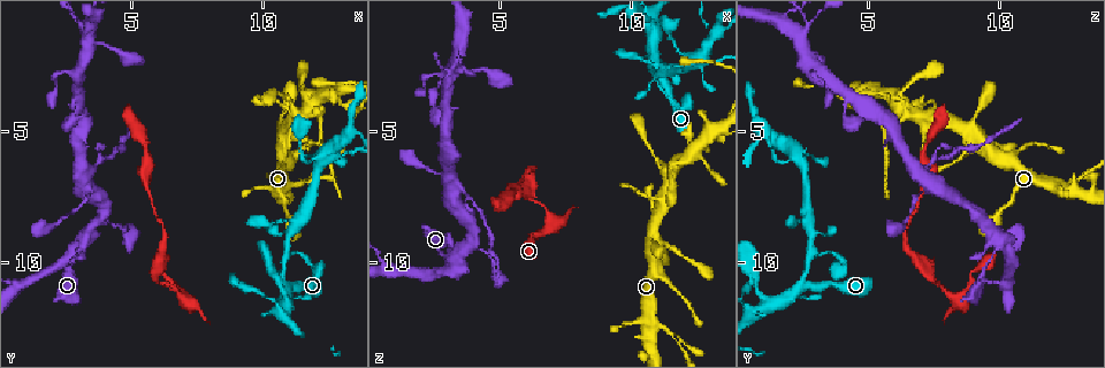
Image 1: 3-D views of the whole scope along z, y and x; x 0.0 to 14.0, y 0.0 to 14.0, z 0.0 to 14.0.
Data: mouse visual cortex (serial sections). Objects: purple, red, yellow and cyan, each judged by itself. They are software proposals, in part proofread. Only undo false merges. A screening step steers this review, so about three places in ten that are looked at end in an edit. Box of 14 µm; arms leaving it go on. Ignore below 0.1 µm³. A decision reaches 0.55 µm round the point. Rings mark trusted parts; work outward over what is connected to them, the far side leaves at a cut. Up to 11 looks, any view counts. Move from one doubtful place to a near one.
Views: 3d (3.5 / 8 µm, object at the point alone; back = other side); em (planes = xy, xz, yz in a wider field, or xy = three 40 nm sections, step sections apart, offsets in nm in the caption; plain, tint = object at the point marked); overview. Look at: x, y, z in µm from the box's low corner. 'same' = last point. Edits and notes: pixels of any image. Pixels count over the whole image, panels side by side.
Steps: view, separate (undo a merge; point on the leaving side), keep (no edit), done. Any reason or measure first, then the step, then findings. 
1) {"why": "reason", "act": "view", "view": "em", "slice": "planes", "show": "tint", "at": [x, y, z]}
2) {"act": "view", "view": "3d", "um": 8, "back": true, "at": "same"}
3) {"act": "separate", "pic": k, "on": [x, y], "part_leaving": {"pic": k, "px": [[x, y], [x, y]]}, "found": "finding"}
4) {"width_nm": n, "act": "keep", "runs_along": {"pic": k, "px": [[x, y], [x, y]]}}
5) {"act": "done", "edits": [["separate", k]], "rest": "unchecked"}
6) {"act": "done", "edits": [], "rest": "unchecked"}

{"why": "small branch off a trunk", "act": "view", "view": "em", "slice": "xy", "step": 5, "show": "tint", "at": [3.1, 9.4, 10.0]}

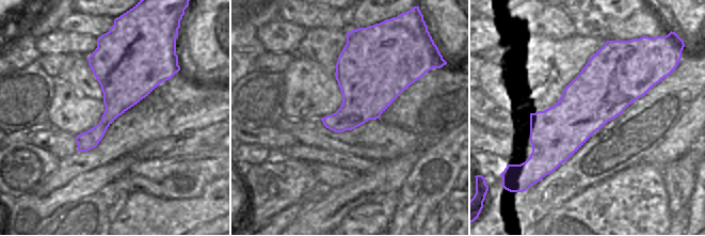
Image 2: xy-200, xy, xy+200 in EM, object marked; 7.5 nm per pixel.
{"why": "wider look", "act": "view", "view": "3d", "um": 3.5, "at": "same"}

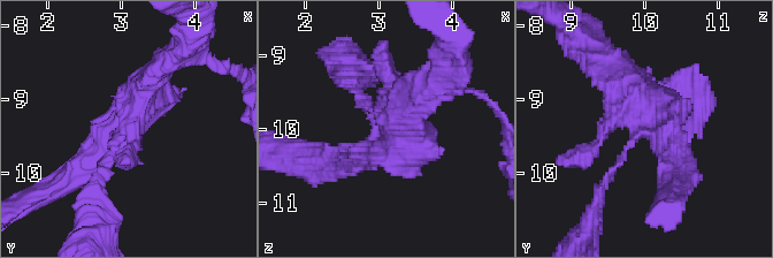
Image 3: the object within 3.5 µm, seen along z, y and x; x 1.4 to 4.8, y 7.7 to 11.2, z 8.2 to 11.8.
{"act": "keep", "runs_along": {"pic": 3, "px": [[97, 184], [157, 70]]}, "found": "one cell here"}

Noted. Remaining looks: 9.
{"why": "sudden change in width", "act": "view", "view": "3d", "um": 8, "back": true, "at": [11.7, 6.7, 13.0]}

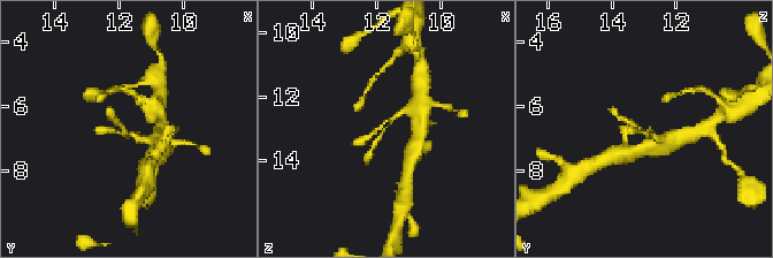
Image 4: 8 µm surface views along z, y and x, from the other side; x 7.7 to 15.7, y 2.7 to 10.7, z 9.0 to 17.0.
{"act": "view", "view": "3d", "um": 3.5, "at": [11.7, 6.8, 12.9]}

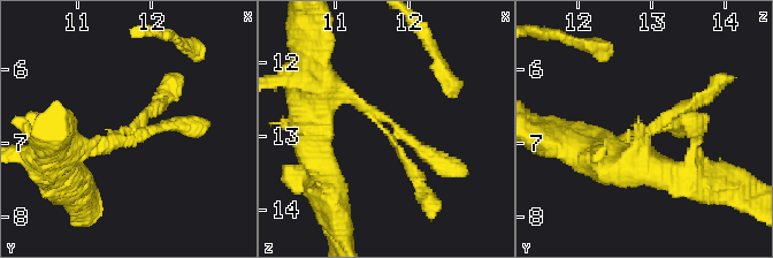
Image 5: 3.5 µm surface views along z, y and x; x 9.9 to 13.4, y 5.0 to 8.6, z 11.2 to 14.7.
{"why": "shape alone is not enough", "act": "view", "view": "em", "slice": "xy", "step": 1, "show": "tint", "at": [11.65, 6.75, 12.90]}

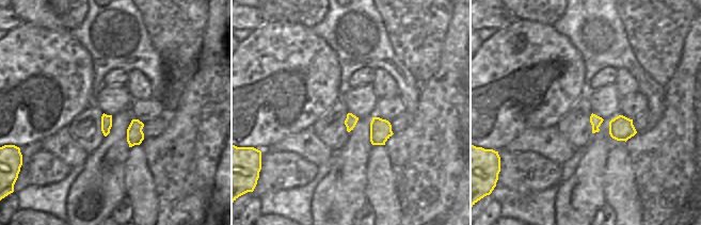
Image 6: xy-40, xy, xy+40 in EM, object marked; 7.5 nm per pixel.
{"act": "keep", "runs_along": {"pic": 5, "px": [[329, 90], [375, 116], [420, 188]]}, "found": "one cell here"}

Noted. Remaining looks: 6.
{"why": "calibre changes", "act": "view", "view": "3d", "um": 8, "at": [3.5, 6.4, 7.2]}

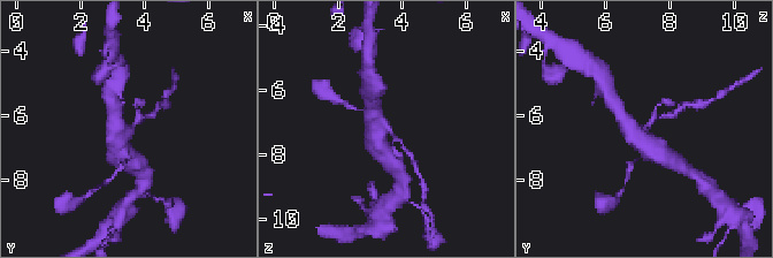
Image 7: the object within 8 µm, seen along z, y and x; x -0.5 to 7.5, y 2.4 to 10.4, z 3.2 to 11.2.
{"act": "view", "view": "em", "slice": "planes", "show": "tint", "at": [3.7, 6.4, 7.3]}

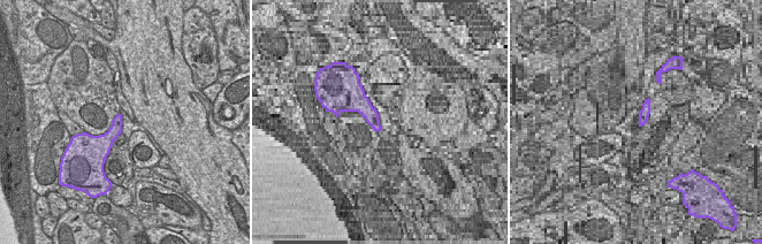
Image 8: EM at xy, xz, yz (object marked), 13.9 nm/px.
{"act": "keep", "runs_along": {"pic": 7, "px": [[119, 149], [117, 141], [138, 118], [151, 115]]}, "found": "all the same cell"}

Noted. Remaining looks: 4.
{"why": "three arms meet", "act": "view", "view": "3d", "um": 3.5, "at": [3.1, 0.8, 2.8]}

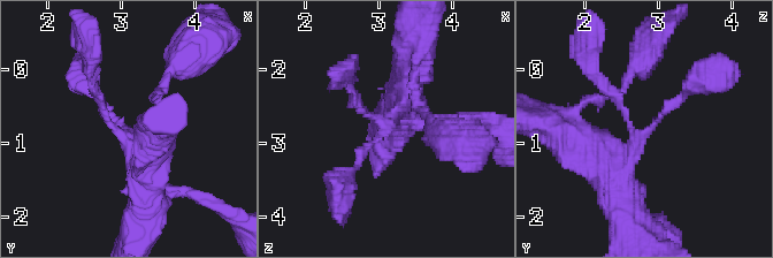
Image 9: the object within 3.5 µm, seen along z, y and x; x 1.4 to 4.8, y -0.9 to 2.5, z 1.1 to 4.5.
{"arms": 3, "arm_widths_nm": [150, 150, 500], "act": "view", "view": "em", "slice": "xy", "step": 5, "show": "tint", "at": [3.10, 0.90, 2.75]}

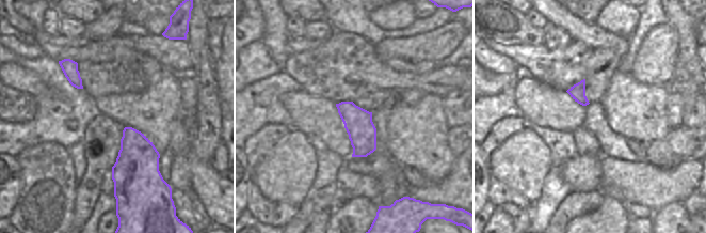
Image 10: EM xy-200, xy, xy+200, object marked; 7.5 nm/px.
{"act": "keep", "runs_along": {"pic": 9, "px": [[619, 198], [636, 142], [689, 89]]}, "found": "continuous, no second cell"}

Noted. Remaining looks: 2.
{"act": "done", "edits": [], "rest": "unchecked"}

